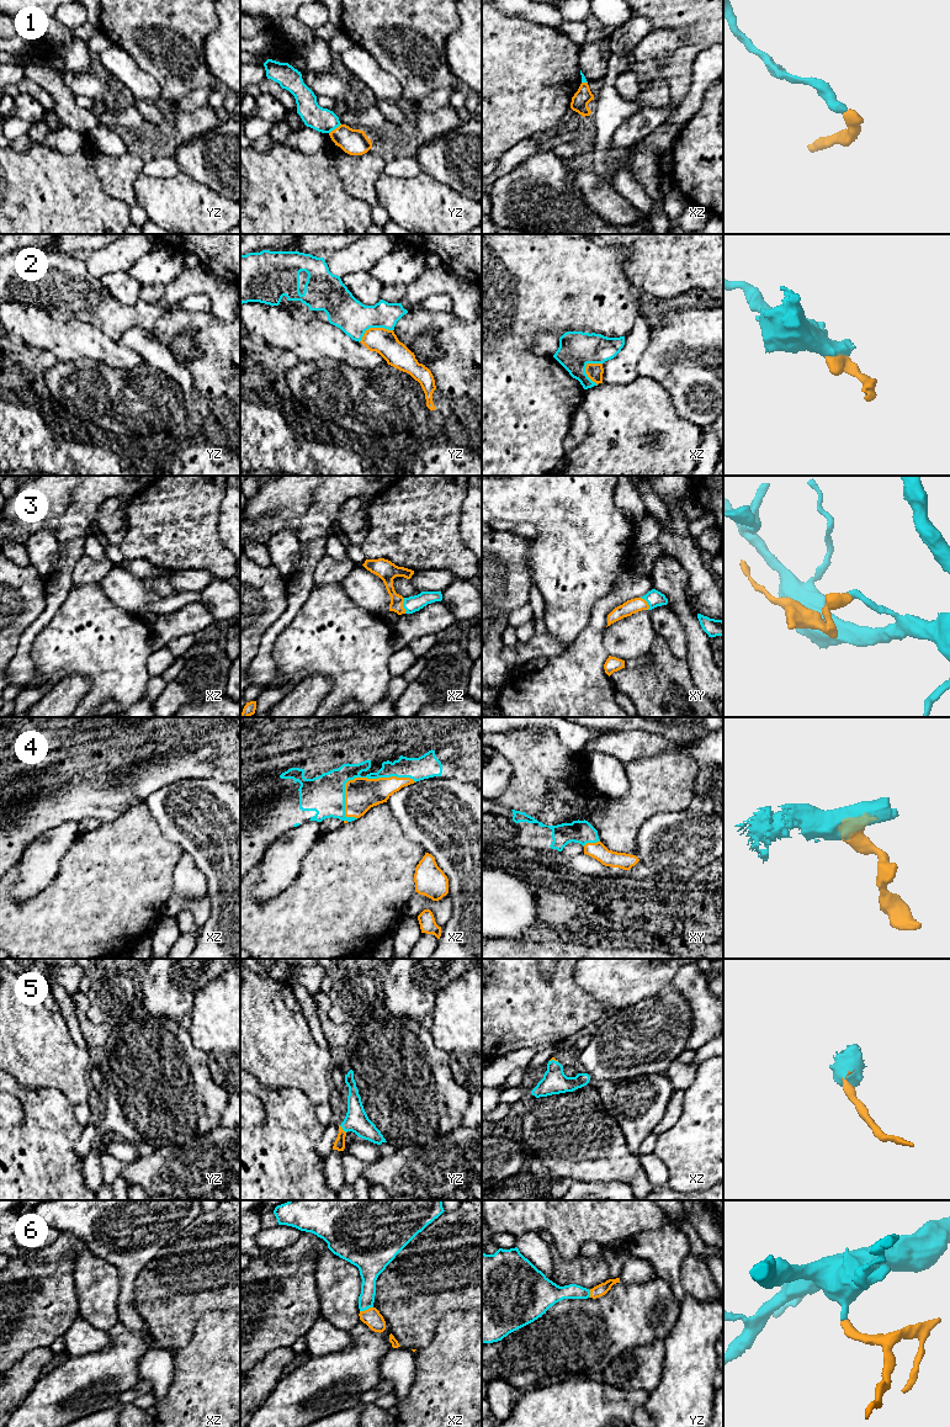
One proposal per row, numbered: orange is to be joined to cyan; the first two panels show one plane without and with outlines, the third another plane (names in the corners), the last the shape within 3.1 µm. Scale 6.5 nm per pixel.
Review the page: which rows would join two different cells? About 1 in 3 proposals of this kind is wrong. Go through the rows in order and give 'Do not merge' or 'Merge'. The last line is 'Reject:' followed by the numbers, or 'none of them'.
1: Merge
2: Do not merge
3: Merge
4: Merge
5: Merge
6: Merge
Reject: 2

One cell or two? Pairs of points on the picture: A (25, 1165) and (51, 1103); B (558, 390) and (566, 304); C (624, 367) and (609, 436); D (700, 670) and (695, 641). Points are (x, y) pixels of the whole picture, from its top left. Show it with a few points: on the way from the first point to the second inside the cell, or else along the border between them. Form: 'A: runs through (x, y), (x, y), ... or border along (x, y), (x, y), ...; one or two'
A: runs through (37, 1150), (48, 1134), (49, 1118); one
B: runs through (535, 366), (523, 354), (523, 339), (542, 319); one
C: border along (637, 375), (626, 383), (603, 383); two
D: runs through (700, 663), (699, 648); one

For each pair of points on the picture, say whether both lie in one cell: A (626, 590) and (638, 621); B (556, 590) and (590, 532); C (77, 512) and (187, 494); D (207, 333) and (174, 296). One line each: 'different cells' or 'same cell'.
A: different cells
B: same cell
C: different cells
D: different cells

